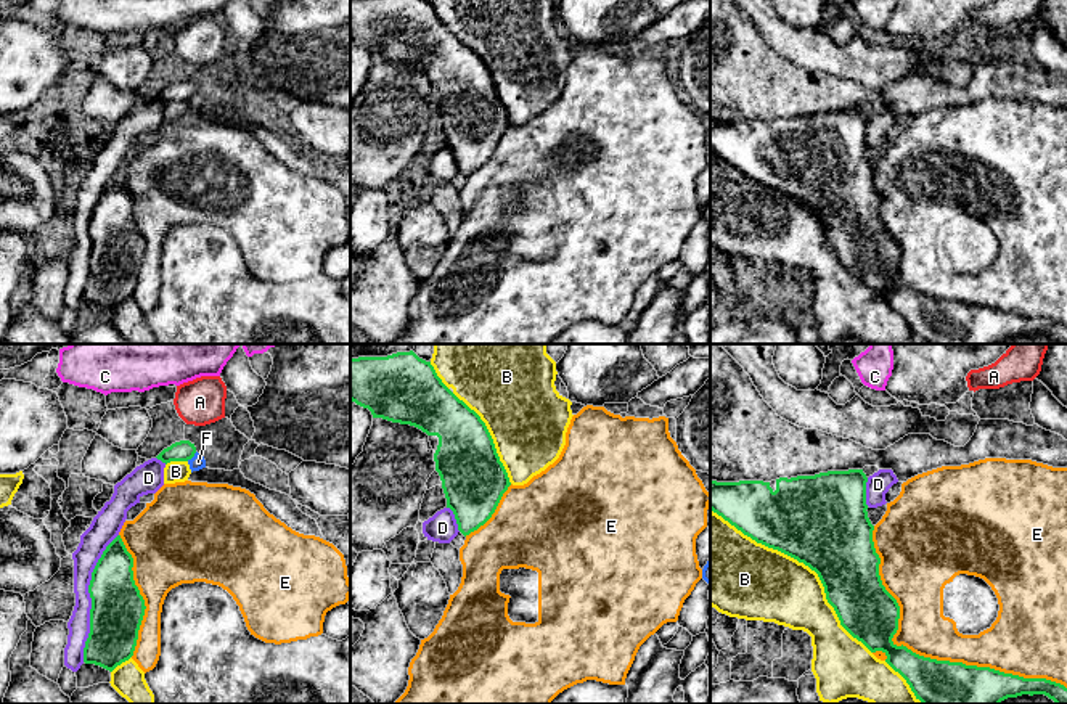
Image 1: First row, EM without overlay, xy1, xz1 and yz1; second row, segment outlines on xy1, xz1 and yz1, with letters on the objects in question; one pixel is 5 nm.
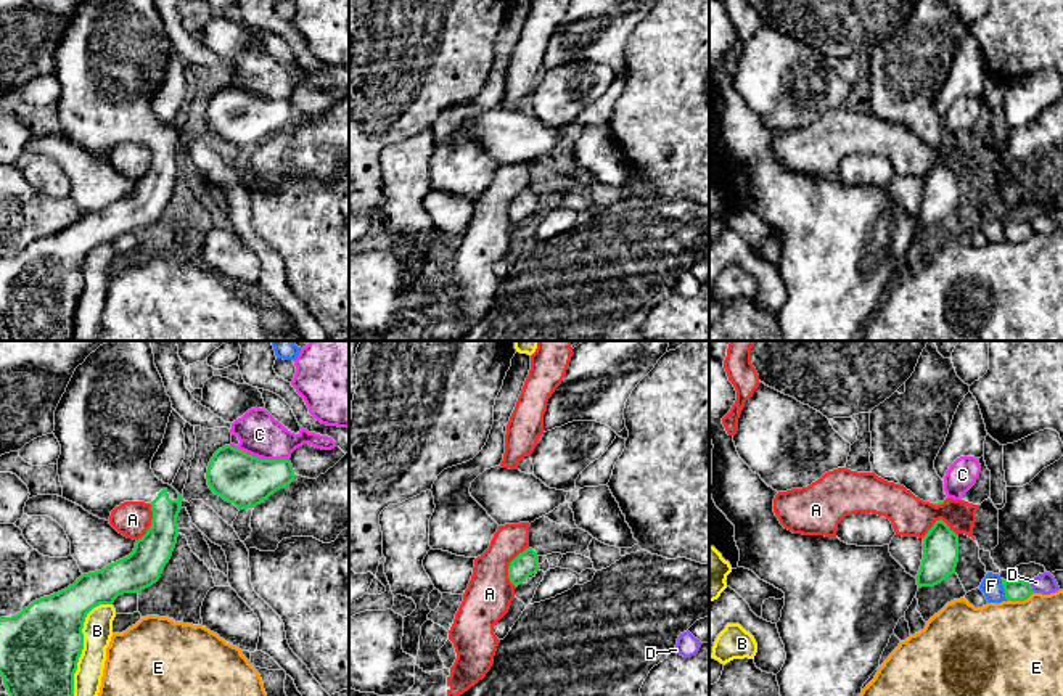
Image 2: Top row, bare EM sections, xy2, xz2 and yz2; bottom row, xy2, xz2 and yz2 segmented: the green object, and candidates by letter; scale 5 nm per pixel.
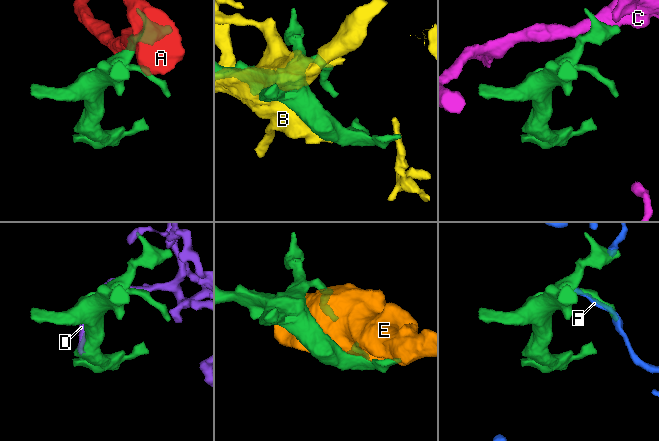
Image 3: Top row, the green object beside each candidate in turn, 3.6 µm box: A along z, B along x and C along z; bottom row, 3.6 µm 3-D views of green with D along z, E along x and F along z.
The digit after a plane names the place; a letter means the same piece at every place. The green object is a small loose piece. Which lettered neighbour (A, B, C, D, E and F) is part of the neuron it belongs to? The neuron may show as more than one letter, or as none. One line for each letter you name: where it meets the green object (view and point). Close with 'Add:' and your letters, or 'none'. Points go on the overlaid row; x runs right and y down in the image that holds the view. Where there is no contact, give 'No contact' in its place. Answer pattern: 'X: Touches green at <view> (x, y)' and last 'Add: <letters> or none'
Add: none

